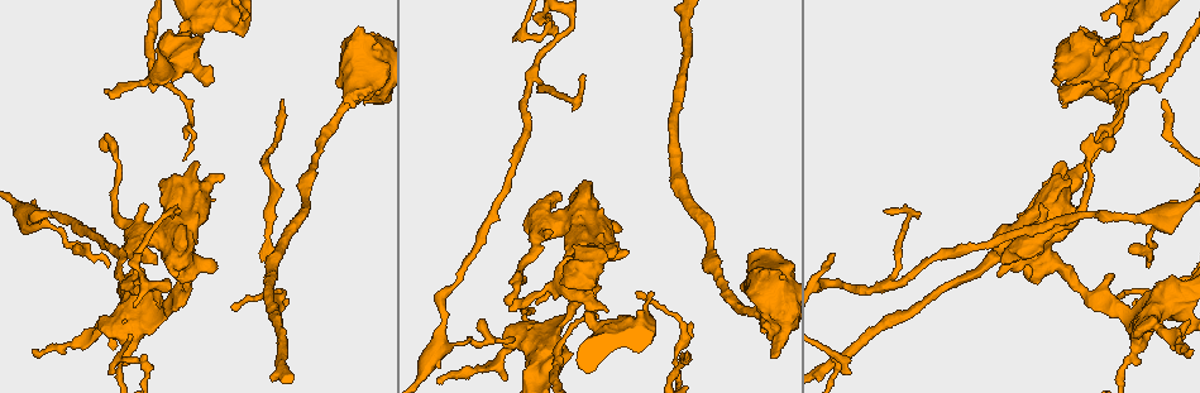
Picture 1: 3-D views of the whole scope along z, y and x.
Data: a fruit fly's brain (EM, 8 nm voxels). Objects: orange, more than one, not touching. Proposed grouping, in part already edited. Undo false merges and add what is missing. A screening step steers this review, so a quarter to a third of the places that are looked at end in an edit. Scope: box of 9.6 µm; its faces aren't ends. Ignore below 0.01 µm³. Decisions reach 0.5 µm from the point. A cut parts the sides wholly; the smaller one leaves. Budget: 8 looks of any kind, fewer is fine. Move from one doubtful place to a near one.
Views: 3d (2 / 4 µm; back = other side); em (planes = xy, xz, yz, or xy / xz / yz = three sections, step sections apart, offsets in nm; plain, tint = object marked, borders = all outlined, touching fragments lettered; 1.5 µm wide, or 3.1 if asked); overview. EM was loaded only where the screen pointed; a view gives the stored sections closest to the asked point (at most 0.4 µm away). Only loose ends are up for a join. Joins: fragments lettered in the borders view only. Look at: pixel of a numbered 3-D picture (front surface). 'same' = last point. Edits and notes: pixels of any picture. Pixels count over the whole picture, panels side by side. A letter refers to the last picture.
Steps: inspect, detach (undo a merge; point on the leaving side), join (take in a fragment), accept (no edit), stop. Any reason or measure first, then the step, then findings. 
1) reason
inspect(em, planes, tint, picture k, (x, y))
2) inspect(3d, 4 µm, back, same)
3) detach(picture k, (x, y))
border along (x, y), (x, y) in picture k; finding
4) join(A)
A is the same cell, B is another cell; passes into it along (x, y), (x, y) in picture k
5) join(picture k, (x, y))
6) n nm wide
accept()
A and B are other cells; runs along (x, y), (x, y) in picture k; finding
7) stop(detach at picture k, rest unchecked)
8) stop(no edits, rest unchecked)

free end
inspect(3d, 4 µm, picture 1, (1140, 76))

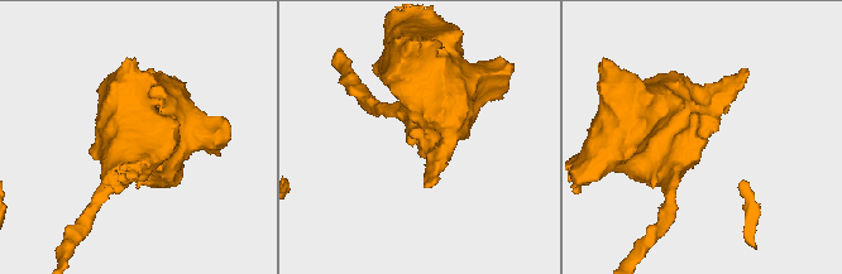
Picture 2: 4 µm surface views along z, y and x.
inspect(em, yz, step 4, borders, picture 2, (703, 139))

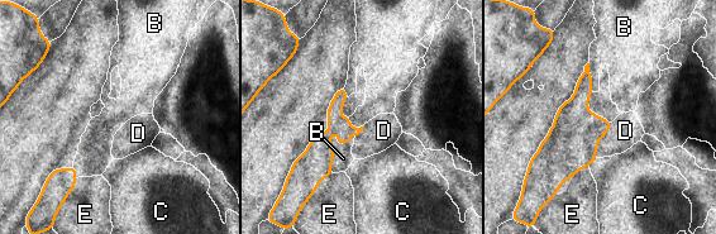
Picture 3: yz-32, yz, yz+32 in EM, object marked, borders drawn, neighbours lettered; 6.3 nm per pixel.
cut it another way
inspect(em, planes, borders, same)

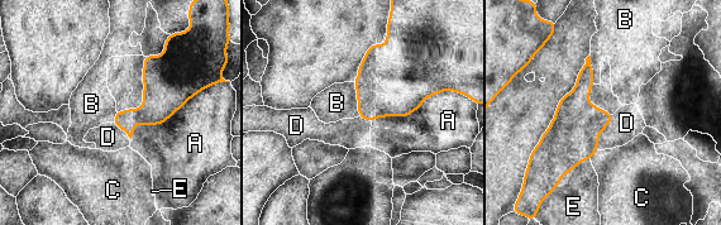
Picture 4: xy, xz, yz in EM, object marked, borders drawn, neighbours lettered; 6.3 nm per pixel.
accept()
A, B, C, D and E are other cells; border along (353, 81), (357, 113), (359, 115) in picture 4; none of them fits

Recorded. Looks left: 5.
branch stops here
inspect(3d, 4 µm, picture 1, (1164, 100))

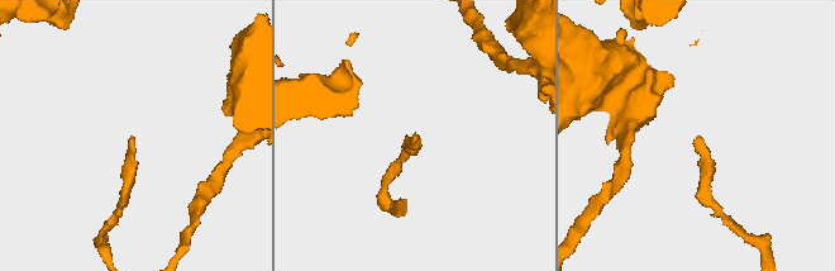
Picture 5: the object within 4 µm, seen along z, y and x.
need the tissue
inspect(em, planes, plain, picture 5, (697, 135))

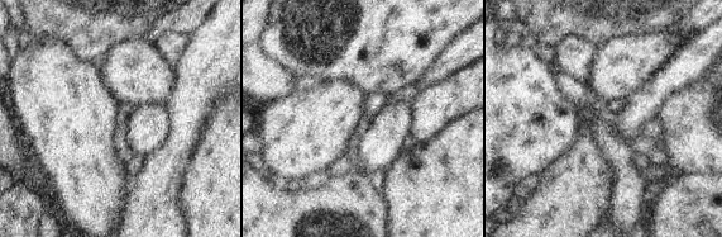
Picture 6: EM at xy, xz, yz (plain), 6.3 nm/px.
inspect(em, planes, borders, same)

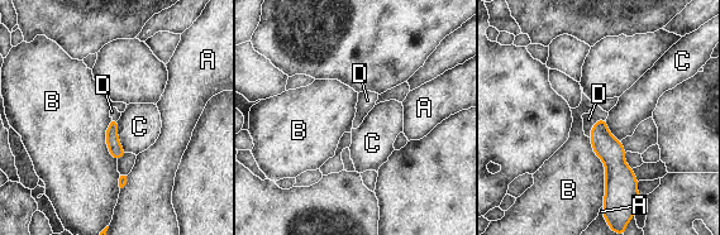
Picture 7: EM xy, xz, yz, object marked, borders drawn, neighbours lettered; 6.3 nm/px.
join(picture 7, (589, 119))
D is the same cell, A, B and C are other cells; passes into it along (605, 145), (595, 124), (589, 119) in picture 7; it goes on there

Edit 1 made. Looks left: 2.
branch stops here
inspect(em, planes, borders, picture 1, (1065, 84))

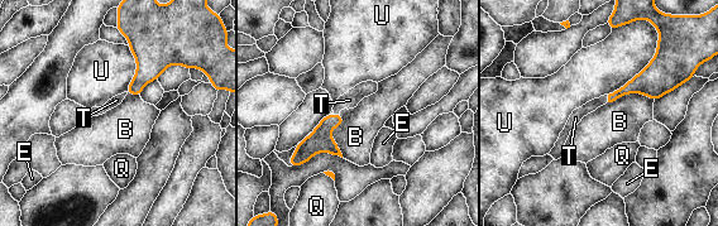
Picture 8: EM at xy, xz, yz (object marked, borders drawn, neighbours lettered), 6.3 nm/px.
join(picture 8, (575, 118))
T is the same cell, B, E, Q and U are other cells; it goes on there

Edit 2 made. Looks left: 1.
stop(join at picture 7, join at picture 8, rest unchecked)

